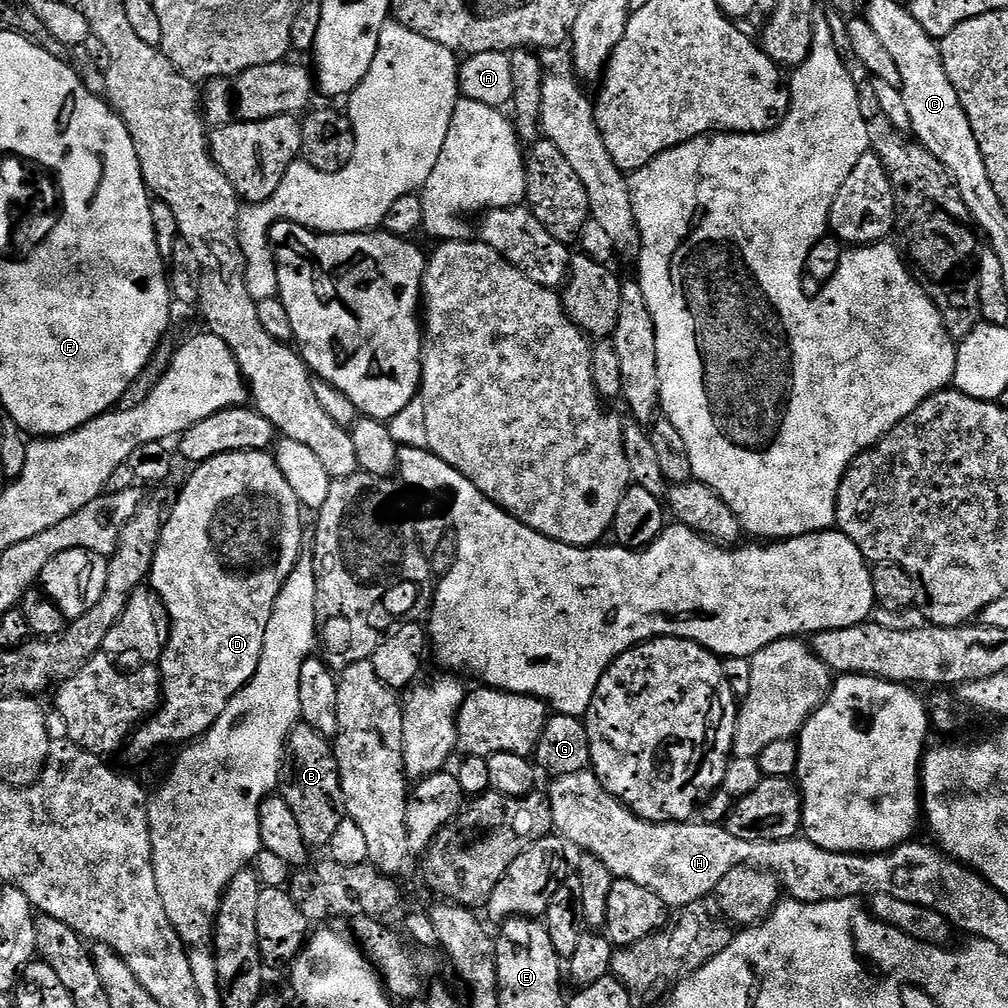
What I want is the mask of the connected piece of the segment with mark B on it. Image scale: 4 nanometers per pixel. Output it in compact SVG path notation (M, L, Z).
M297 723L288 736L288 743L284 745L284 766L280 769L278 792L284 797L290 810L294 810L304 840L310 846L331 845L334 830L338 830L338 826L342 826L346 819L342 782L329 737L323 736L310 724Z

